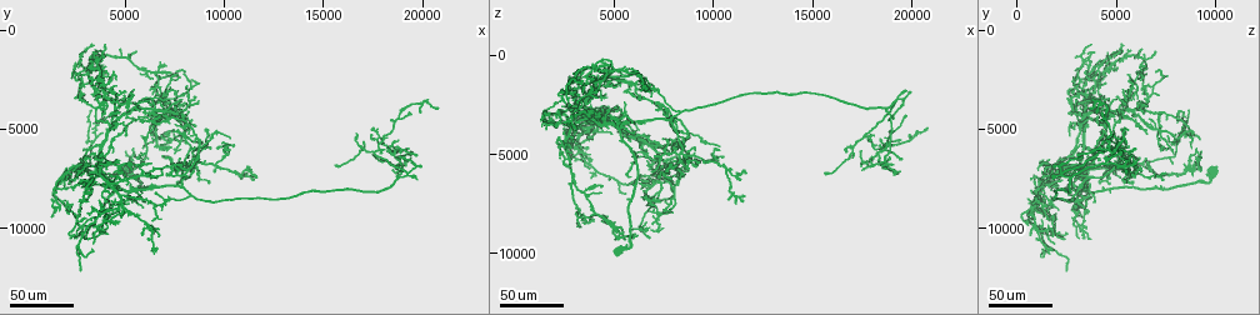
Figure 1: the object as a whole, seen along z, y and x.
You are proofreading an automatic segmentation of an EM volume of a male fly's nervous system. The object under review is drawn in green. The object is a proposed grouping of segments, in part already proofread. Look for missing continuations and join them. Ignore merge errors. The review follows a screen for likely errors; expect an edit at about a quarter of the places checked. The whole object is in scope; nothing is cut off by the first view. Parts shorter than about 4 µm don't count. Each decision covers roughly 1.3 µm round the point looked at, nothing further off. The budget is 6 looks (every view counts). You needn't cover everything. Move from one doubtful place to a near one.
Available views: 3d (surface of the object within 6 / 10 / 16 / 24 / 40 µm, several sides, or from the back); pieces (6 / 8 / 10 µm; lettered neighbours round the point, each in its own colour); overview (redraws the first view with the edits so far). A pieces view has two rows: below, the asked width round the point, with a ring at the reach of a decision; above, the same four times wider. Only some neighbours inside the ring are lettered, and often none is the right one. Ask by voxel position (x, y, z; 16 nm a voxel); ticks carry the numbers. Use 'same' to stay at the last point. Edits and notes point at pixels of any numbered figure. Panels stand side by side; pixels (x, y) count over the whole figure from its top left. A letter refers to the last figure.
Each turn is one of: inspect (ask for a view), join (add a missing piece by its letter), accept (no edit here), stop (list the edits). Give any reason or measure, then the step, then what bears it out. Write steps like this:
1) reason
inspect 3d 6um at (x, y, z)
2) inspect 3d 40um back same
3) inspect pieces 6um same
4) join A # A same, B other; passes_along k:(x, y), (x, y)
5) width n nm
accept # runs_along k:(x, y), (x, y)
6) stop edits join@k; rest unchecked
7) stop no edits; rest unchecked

free end
inspect 3d 40um at (15700, 6900, 6000)

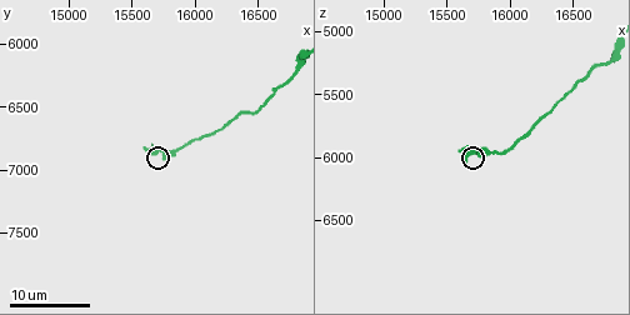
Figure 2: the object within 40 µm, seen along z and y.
inspect pieces 10um at (15600, 6820, 5940)

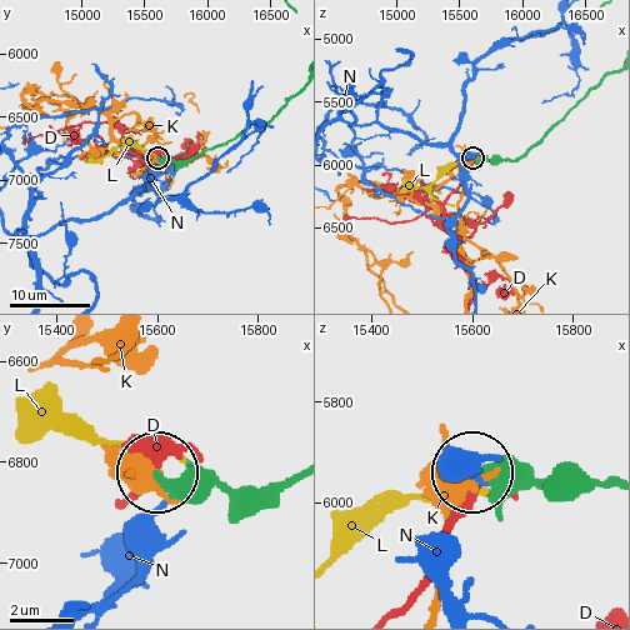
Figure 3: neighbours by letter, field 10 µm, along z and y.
join L # D other, K other, L same, N other; the neuron continues

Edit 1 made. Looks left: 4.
free end
inspect 3d 24um at (8100, 2100, 7100)

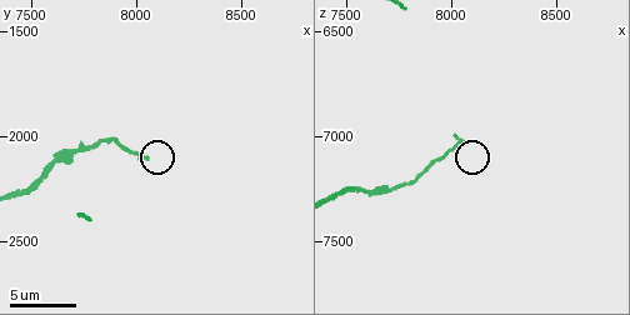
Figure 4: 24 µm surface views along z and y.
what lies round it
inspect pieces 6um at (8020, 2110, 6990)

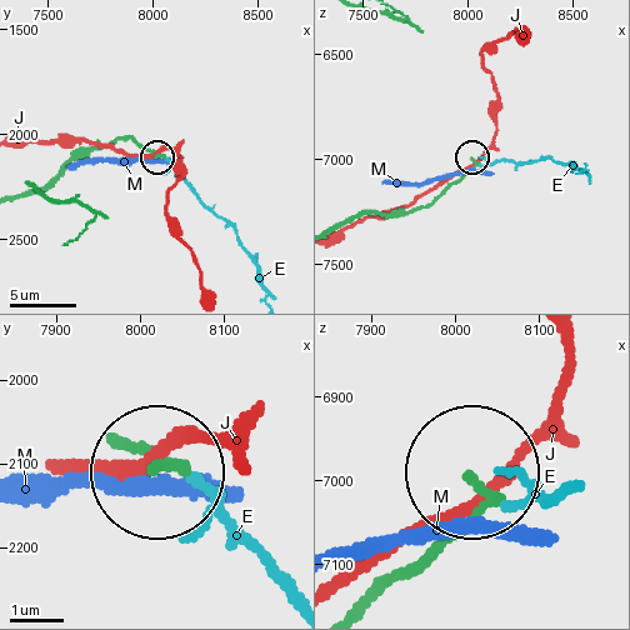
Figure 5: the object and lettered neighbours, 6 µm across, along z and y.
join E # E same, J other, M other; the neuron continues

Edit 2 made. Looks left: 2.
thin end
inspect 3d 24um at (3700, 1100, 5200)

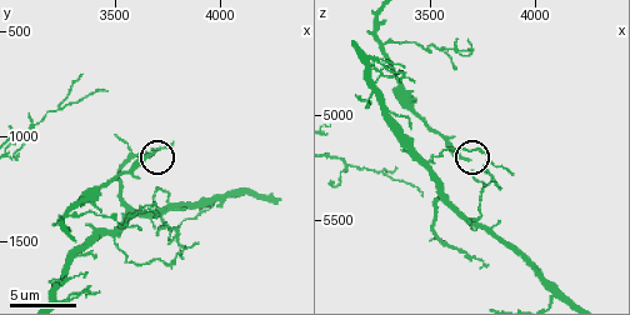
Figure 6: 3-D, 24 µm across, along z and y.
inspect pieces 10um at (3680, 1080, 5200)

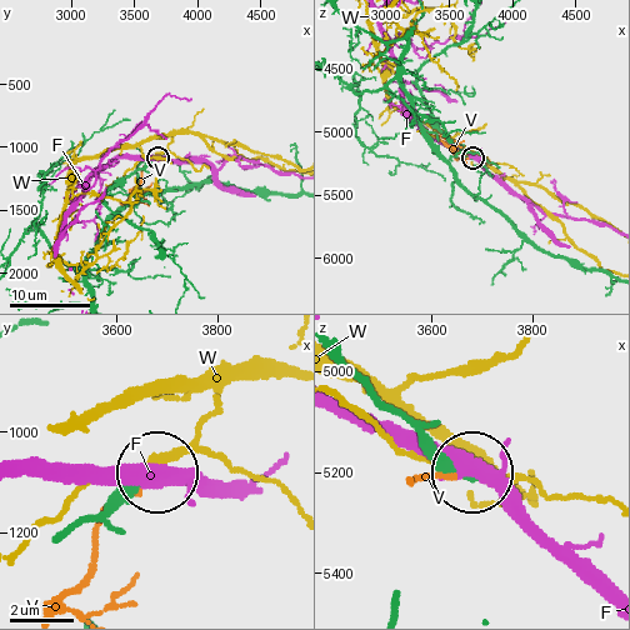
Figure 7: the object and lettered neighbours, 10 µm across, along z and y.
accept # F other, V other, W other; runs_along 7:(63, 534), (110, 510), (156, 470); none of them fits

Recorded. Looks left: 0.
stop edits join@3, join@5; rest unchecked

